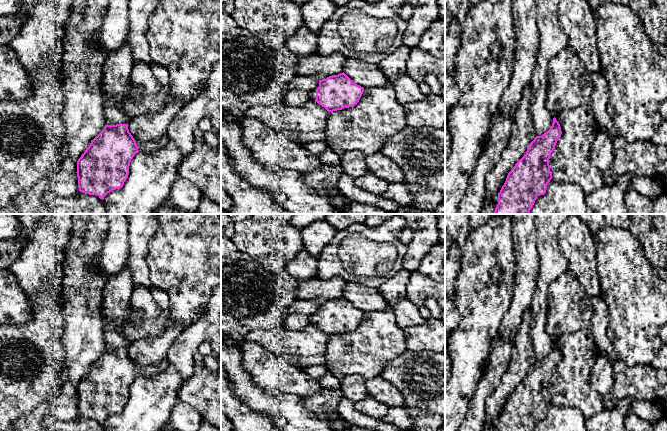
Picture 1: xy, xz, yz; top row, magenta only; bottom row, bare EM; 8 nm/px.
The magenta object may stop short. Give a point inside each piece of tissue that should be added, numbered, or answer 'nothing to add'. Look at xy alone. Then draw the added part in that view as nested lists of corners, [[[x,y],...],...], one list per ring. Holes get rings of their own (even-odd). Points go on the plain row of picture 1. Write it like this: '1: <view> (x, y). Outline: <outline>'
nothing to add

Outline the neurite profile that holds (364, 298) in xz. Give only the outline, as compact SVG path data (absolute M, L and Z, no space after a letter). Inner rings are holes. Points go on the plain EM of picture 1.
M348 282L344 289L344 297L357 309L366 311L382 311L389 306L388 301L378 289L364 287L358 283Z

